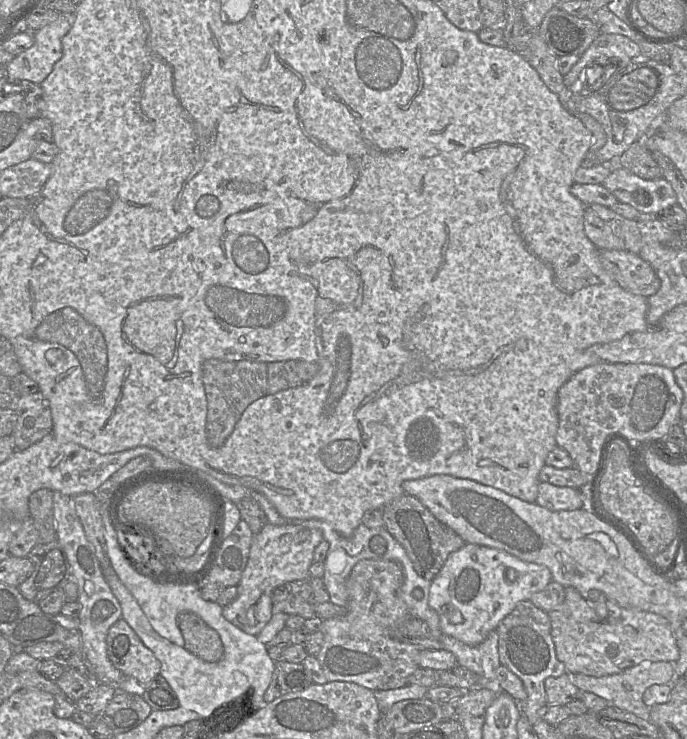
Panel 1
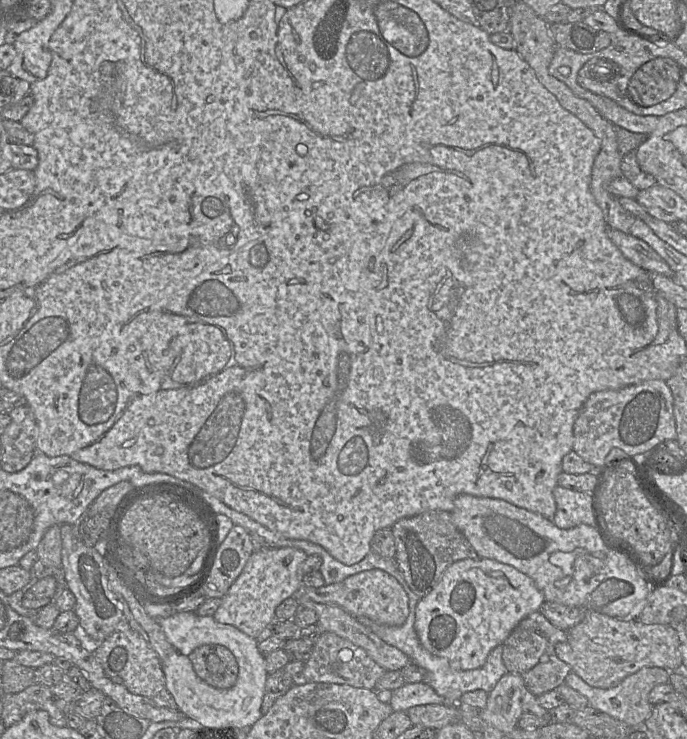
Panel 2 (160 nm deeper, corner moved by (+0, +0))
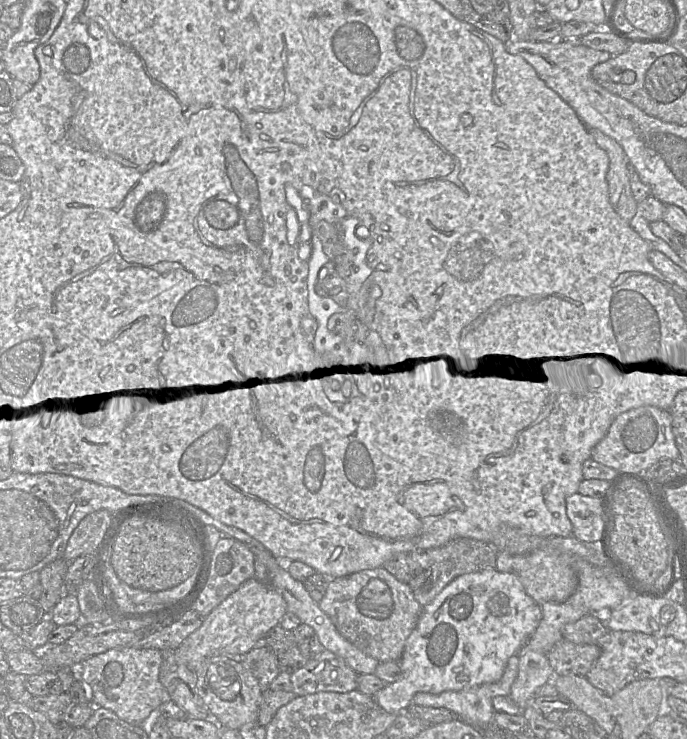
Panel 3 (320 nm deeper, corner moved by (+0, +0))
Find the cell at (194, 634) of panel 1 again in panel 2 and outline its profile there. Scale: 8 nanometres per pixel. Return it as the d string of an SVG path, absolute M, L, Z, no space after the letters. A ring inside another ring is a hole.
M217 644L202 645L188 657L197 676L208 685L228 689L235 684L236 659L228 648Z

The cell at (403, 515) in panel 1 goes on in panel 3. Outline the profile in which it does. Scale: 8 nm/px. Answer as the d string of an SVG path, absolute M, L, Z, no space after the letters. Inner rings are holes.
M466 537L453 539L439 547L409 552L407 553L410 569L408 585L413 592L414 598L424 607L458 576L496 569L497 555L498 549L495 545Z

